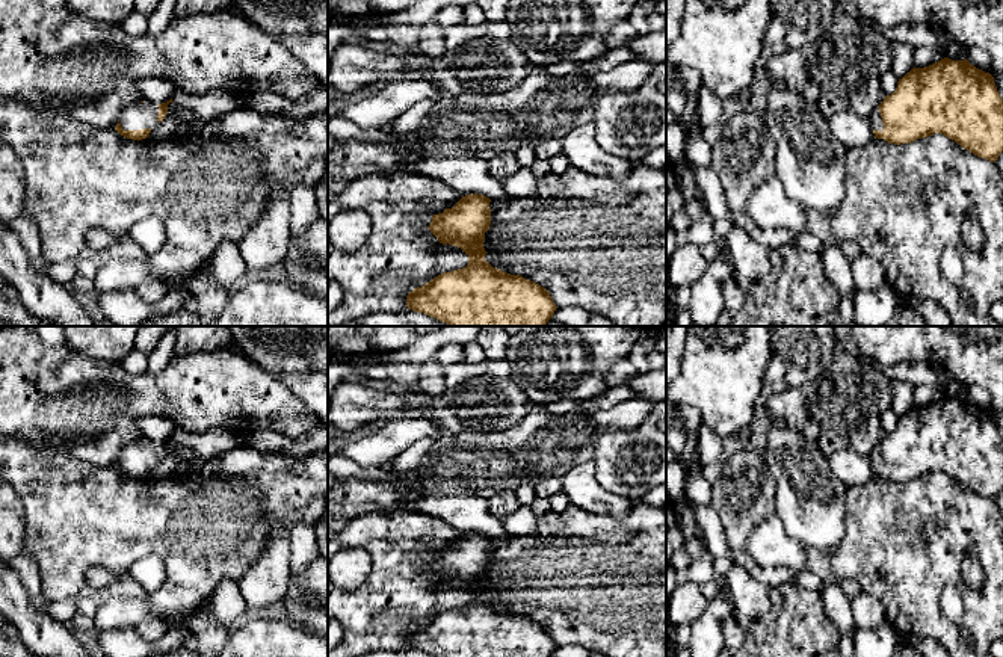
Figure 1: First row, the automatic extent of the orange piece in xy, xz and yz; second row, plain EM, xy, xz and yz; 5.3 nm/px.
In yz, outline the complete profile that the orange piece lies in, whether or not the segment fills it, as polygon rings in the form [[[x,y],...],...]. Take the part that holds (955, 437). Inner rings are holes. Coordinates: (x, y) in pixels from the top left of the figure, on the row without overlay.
[[[967,397],[914,405],[869,461],[875,476],[894,483],[941,471],[989,500],[1003,489],[1003,438],[994,415]]]

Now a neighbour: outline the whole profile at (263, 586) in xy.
[[[275,524],[261,554],[239,581],[251,613],[275,613],[285,597],[290,577],[290,530]]]

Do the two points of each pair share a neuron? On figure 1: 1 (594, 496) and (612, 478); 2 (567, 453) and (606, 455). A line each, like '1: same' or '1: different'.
1: different
2: different

